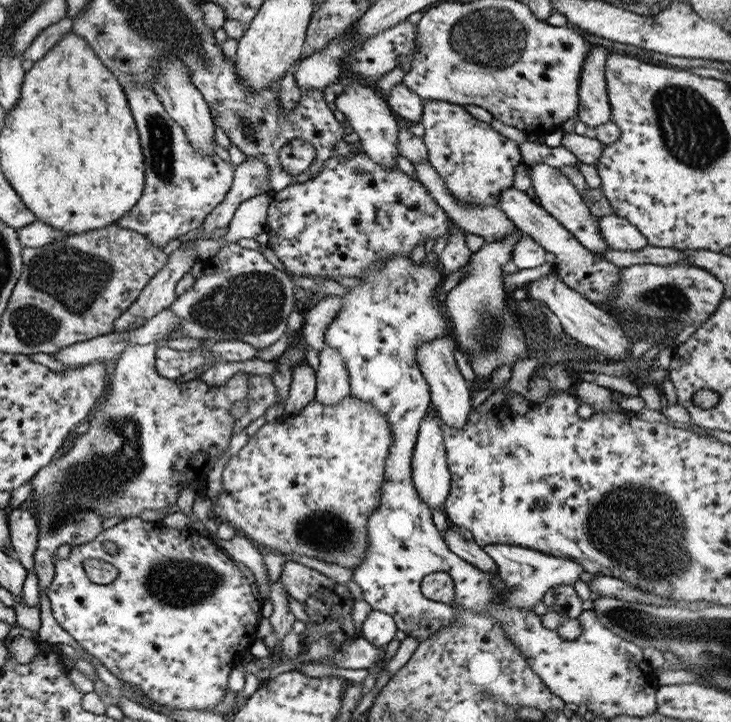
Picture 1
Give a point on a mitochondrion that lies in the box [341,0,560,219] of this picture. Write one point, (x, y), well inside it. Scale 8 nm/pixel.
(495, 36)

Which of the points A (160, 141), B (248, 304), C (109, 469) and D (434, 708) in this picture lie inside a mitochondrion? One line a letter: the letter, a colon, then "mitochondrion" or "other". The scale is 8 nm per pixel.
A: mitochondrion
B: mitochondrion
C: mitochondrion
D: mitochondrion

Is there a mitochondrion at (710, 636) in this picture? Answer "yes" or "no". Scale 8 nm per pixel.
yes

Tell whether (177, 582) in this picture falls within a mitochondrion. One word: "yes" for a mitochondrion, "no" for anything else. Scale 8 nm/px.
yes

